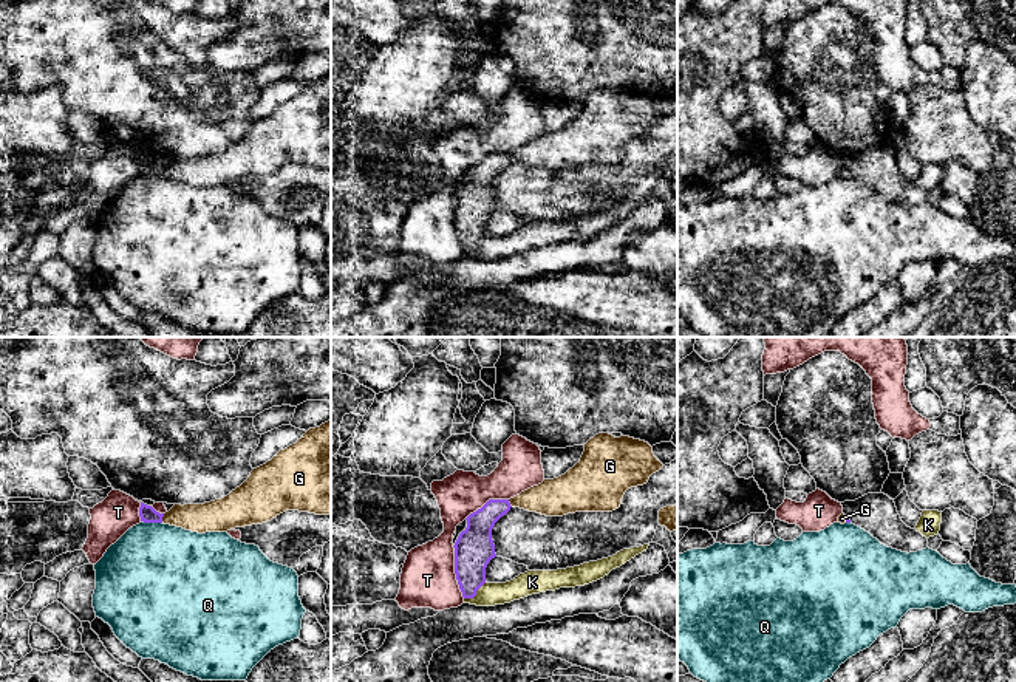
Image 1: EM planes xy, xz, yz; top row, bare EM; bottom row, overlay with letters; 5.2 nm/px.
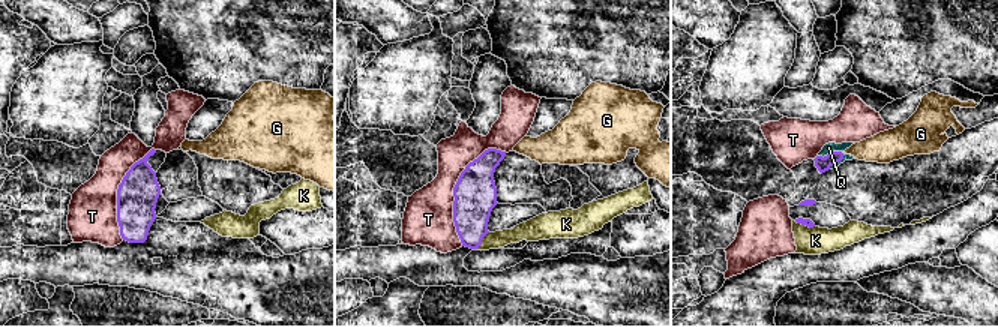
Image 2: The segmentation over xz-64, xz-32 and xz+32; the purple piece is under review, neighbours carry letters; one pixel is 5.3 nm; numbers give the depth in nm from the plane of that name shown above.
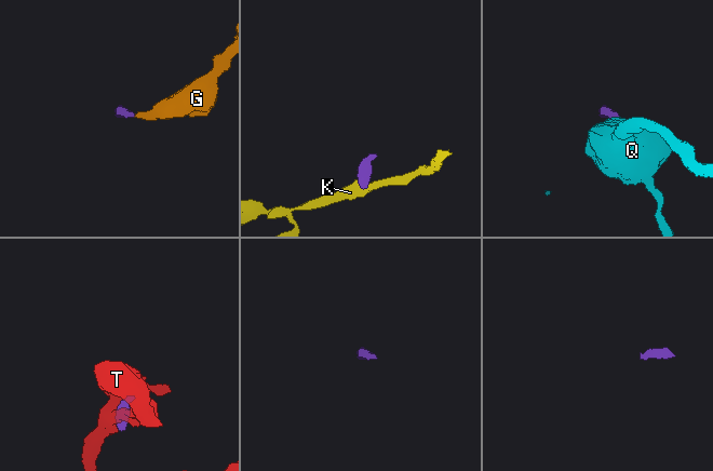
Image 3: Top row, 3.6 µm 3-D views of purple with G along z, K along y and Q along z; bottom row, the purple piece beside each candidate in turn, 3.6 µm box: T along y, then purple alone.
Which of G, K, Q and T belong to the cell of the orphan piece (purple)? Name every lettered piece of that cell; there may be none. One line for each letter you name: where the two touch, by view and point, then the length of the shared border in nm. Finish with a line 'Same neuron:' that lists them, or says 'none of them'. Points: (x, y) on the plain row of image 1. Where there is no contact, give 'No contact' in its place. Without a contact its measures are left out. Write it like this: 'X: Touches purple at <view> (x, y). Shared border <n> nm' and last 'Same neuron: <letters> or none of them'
G: Touches purple at xy (161, 172). Shared border 50 nm
Same neuron: G

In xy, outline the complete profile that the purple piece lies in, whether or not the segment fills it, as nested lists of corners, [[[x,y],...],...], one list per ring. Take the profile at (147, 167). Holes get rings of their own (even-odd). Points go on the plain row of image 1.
[[[331,73],[309,82],[295,97],[254,122],[249,131],[227,150],[204,158],[175,158],[165,167],[141,156],[139,170],[144,176],[164,176],[206,187],[261,178],[286,164],[331,169]]]

